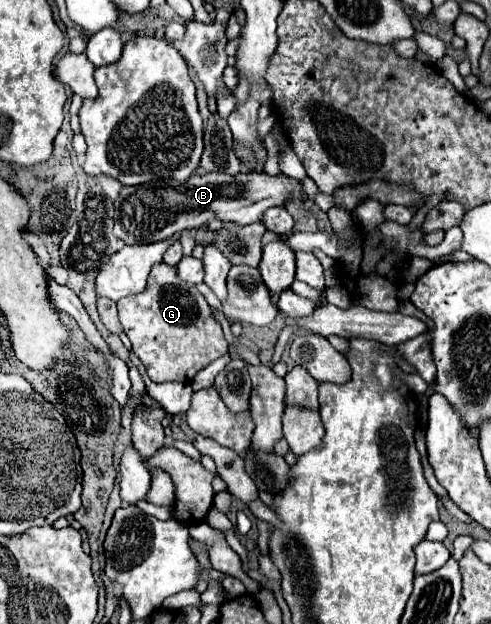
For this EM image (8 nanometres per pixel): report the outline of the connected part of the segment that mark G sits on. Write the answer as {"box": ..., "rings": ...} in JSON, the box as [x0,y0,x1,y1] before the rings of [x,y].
{"box":[118,263,228,383],"rings":[[[166,263],[152,267],[142,293],[118,301],[118,313],[122,329],[132,343],[132,353],[142,361],[146,375],[154,383],[190,383],[200,369],[228,353],[222,327],[214,319],[214,313],[210,315],[206,299],[198,293],[196,285],[182,281],[174,267]]]}

